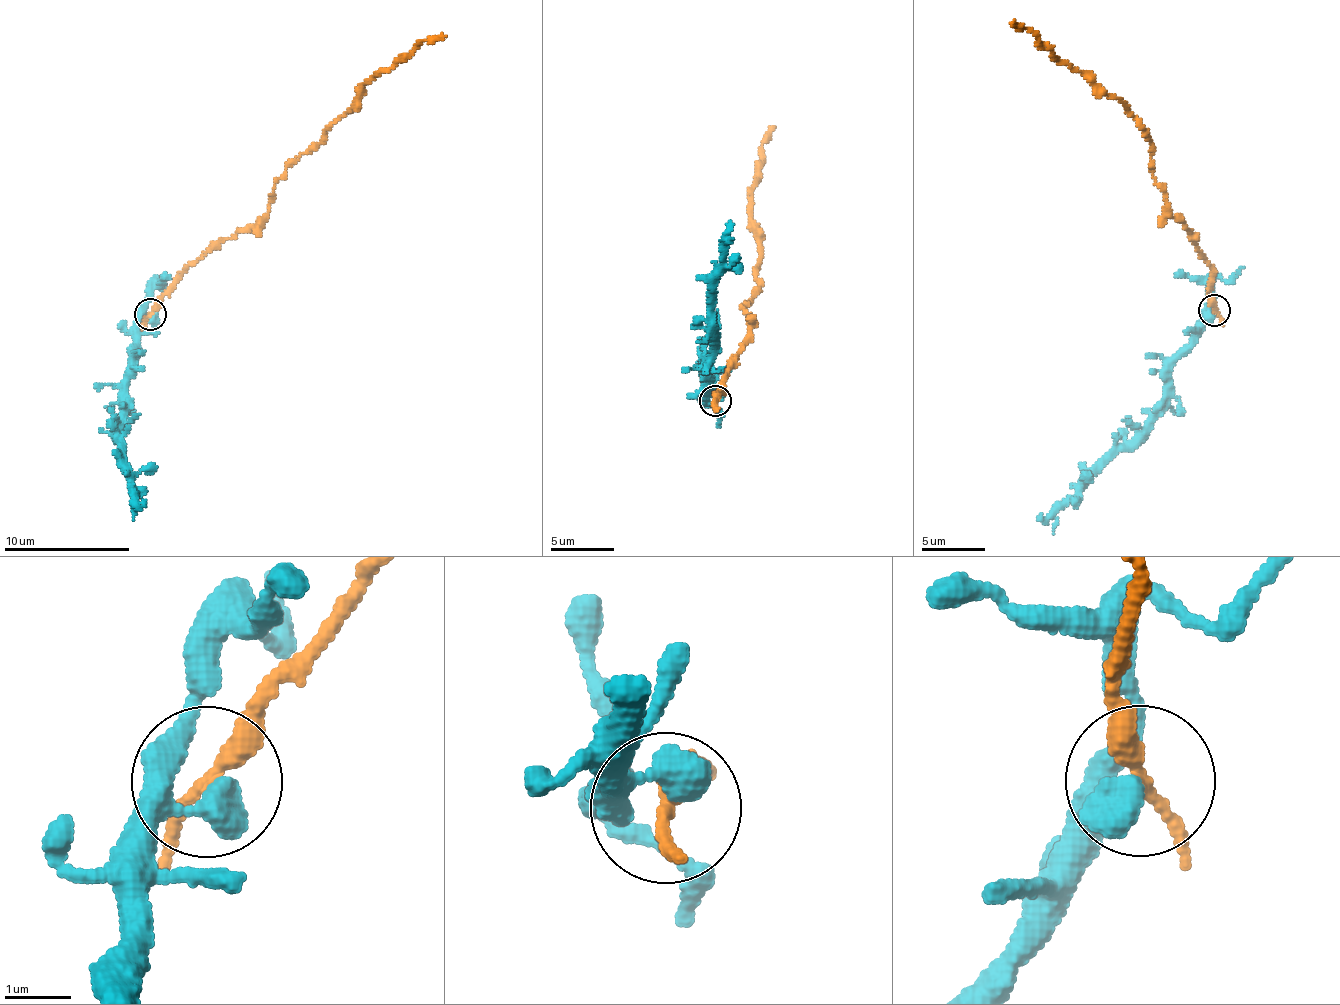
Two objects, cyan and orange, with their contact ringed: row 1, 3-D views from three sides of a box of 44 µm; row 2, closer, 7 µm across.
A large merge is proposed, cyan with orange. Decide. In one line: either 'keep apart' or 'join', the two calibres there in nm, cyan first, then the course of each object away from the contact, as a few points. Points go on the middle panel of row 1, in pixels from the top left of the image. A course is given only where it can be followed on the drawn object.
keep apart; 500 nm thick on the cyan side, 240 nm on the other; cyan runs (717, 400), (708, 392), (711, 383), (703, 362), (711, 360), (717, 344), (709, 319), (730, 224); orange runs (714, 400), (753, 324), (741, 308), (759, 285), (755, 271), (761, 260), (751, 203), (762, 142), (775, 127)

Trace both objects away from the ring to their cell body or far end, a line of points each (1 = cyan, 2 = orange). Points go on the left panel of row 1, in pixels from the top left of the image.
1: (152, 313), (141, 325), (138, 346), (128, 365), (125, 417), (117, 436), (140, 506), (145, 500)
2: (150, 313), (174, 282), (236, 232), (264, 218), (274, 182), (354, 108), (366, 84), (425, 40), (446, 36)

